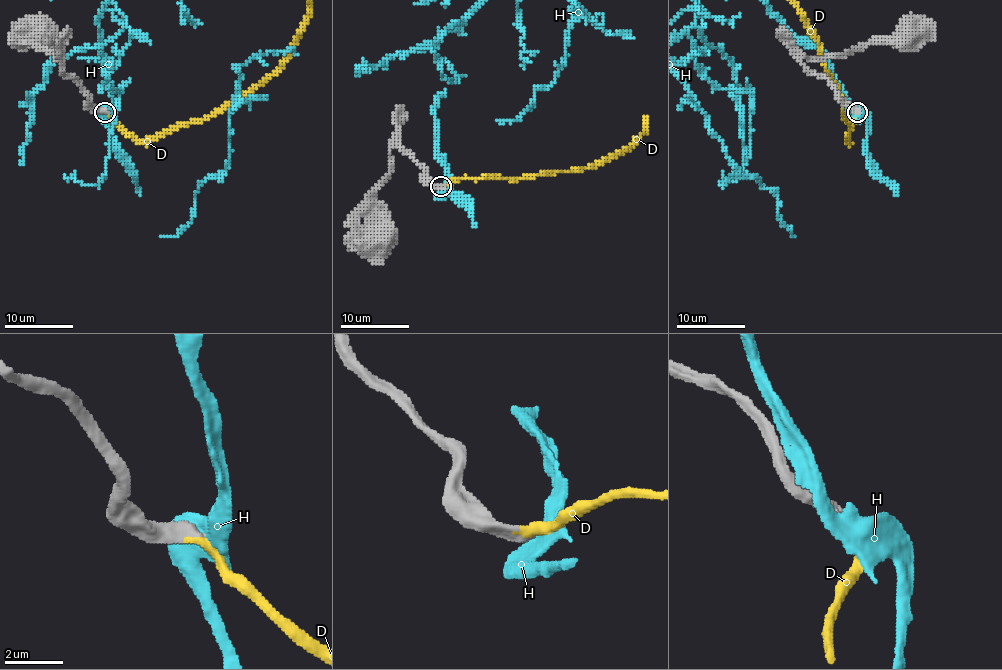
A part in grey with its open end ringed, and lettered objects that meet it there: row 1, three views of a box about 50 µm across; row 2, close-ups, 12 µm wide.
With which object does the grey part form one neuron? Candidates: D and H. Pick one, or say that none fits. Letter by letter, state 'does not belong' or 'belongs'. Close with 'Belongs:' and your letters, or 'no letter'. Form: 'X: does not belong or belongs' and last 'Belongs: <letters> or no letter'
D: belongs
H: does not belong
Belongs: D

